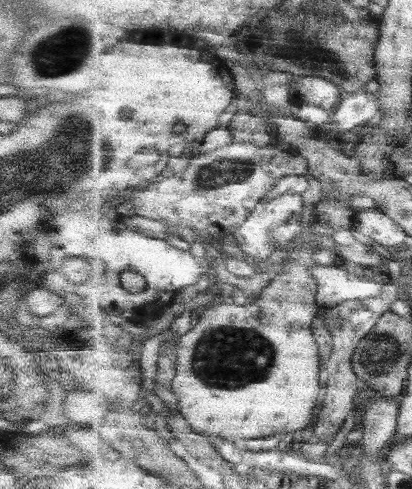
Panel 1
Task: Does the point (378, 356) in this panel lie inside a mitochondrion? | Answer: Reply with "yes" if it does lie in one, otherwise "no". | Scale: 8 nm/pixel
yes

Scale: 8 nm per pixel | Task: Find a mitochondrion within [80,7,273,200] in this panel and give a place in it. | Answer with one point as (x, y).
(211, 179)

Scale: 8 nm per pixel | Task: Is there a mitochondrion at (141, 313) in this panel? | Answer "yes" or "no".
no

